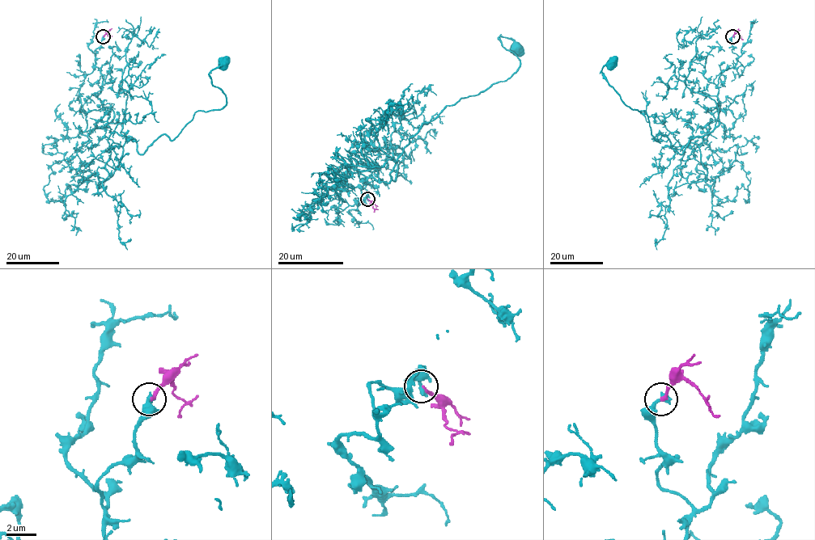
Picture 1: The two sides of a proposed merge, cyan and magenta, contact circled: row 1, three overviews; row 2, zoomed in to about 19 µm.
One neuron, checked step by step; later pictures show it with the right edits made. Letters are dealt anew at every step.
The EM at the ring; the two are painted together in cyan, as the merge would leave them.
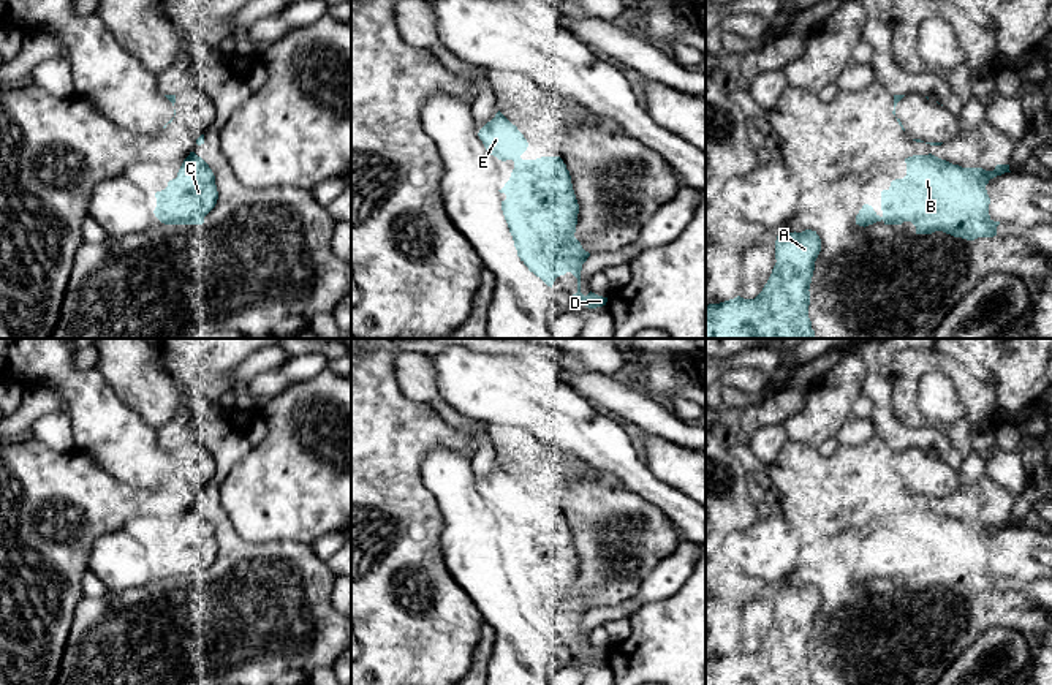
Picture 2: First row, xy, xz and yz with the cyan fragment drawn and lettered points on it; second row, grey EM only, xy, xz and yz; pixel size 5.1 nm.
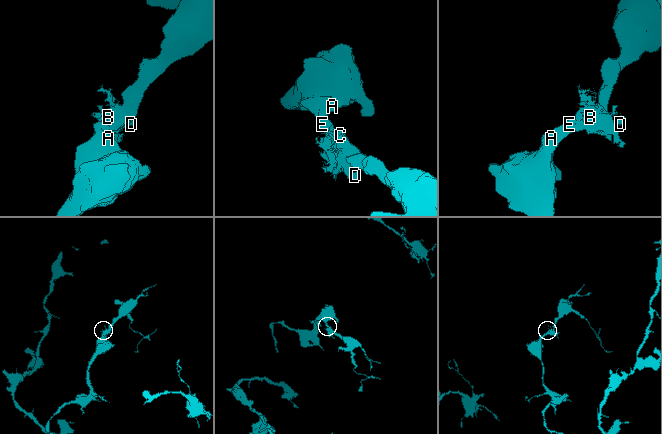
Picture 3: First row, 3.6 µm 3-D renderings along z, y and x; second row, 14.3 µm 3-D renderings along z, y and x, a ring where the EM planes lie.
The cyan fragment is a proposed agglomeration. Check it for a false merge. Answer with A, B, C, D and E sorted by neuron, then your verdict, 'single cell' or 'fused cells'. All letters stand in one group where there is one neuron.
A B C D E | single cell

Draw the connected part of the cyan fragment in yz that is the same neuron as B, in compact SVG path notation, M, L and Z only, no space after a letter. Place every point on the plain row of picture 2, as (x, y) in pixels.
M932 508L908 511L905 517L906 530L881 546L883 570L864 558L856 579L865 582L881 574L884 579L911 576L916 588L943 585L967 595L997 590L1000 576L989 570L986 539L1011 527L1009 519L997 519L993 525L962 522Z

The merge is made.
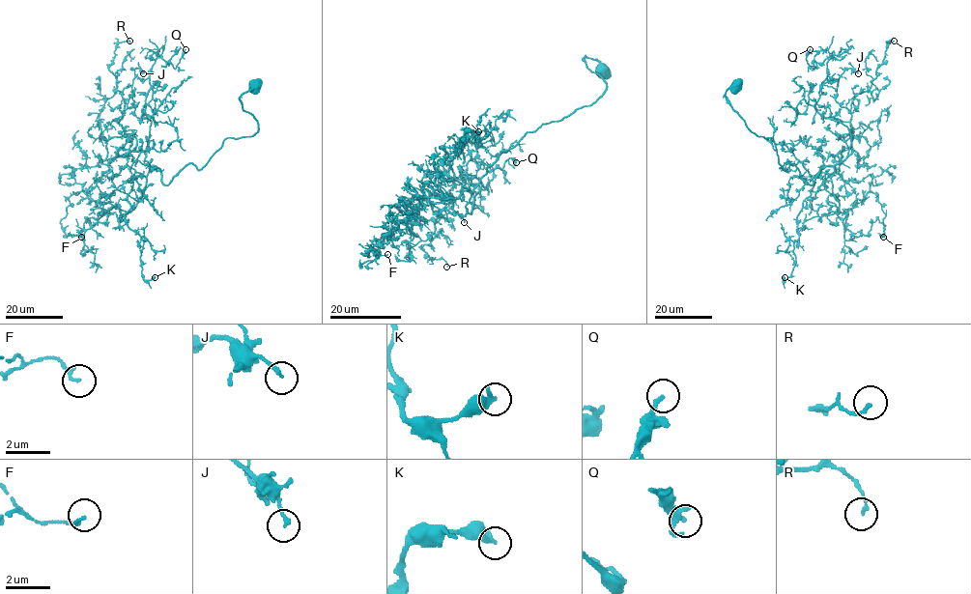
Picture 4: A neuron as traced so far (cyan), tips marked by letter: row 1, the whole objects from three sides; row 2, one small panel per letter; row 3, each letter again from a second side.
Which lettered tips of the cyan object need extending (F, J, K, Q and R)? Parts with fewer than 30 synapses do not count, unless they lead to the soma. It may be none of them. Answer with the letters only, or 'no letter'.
no letter

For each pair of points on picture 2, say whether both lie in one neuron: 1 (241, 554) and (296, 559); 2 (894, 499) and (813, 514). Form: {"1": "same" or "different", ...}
{"1": "same", "2": "same"}

